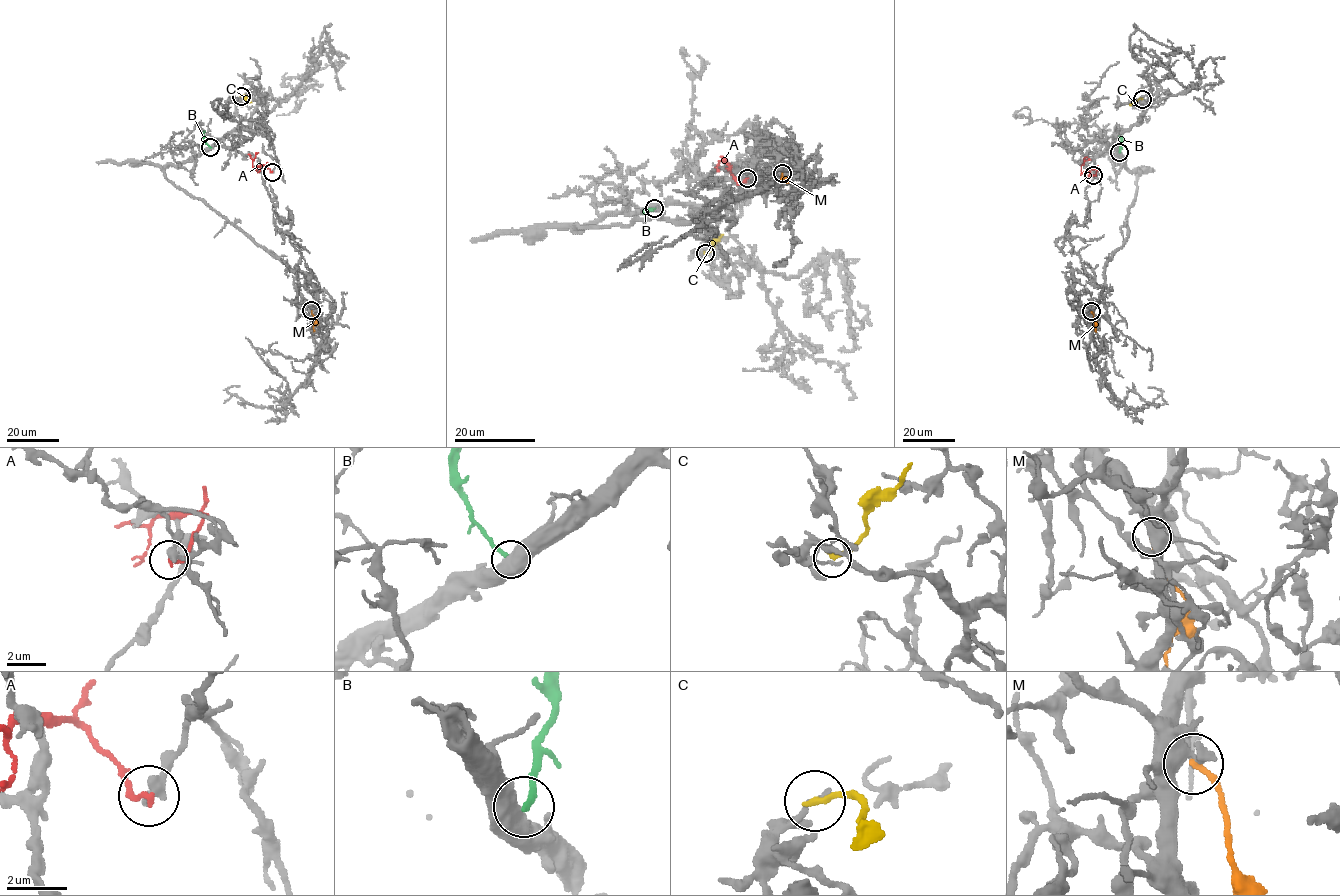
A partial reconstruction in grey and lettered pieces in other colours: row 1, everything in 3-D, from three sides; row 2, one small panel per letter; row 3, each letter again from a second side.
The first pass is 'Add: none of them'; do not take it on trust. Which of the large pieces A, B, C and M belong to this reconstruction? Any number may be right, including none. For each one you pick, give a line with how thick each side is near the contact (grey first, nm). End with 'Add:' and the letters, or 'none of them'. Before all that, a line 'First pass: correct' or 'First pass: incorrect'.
First pass: correct
Add: none of them

